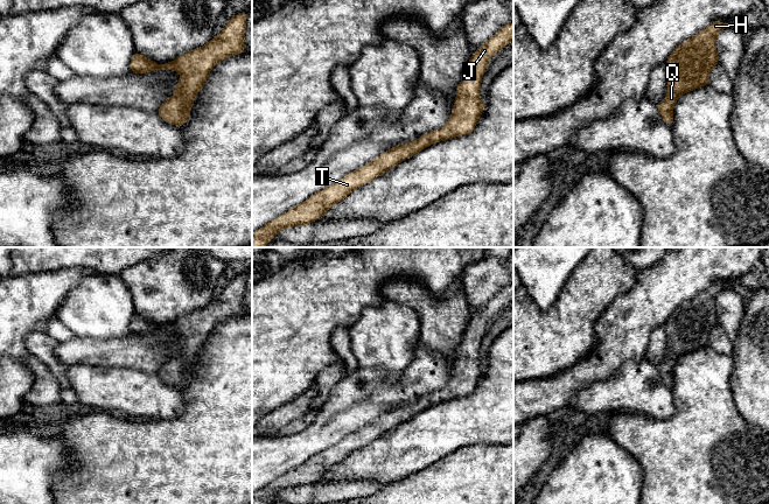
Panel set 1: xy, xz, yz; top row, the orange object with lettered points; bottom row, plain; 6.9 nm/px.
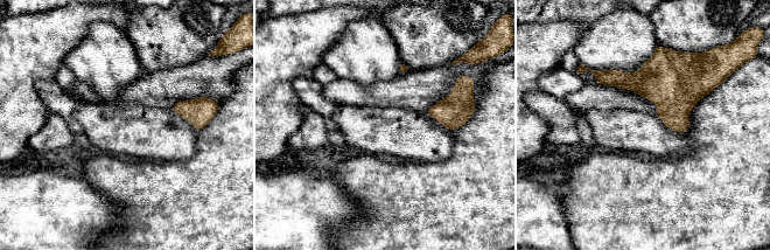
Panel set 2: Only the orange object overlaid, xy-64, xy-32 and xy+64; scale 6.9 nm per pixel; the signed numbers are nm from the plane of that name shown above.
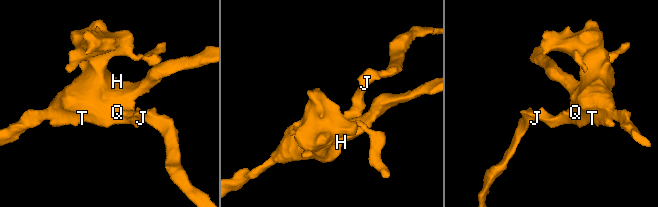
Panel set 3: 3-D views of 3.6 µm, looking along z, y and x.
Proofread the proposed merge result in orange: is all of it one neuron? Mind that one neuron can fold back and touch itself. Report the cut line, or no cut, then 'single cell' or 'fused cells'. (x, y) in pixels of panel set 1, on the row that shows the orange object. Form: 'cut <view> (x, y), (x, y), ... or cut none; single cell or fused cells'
cut none; single cell

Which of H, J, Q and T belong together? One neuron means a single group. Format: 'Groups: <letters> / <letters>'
Groups: H J Q T

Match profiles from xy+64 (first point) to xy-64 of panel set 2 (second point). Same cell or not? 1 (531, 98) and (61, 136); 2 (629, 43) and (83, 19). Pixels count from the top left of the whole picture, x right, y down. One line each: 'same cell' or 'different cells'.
1: same cell
2: different cells

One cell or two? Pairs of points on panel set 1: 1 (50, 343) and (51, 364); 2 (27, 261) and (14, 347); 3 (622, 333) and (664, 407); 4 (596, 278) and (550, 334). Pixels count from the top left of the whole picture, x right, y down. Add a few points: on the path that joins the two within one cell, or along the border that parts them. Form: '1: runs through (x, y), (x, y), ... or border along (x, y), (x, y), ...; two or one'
1: runs through (49, 348), (49, 359); one
2: border along (51, 271), (12, 275); two
3: border along (644, 357), (640, 361), (627, 361), (614, 373); two
4: runs through (588, 292), (564, 320); one

